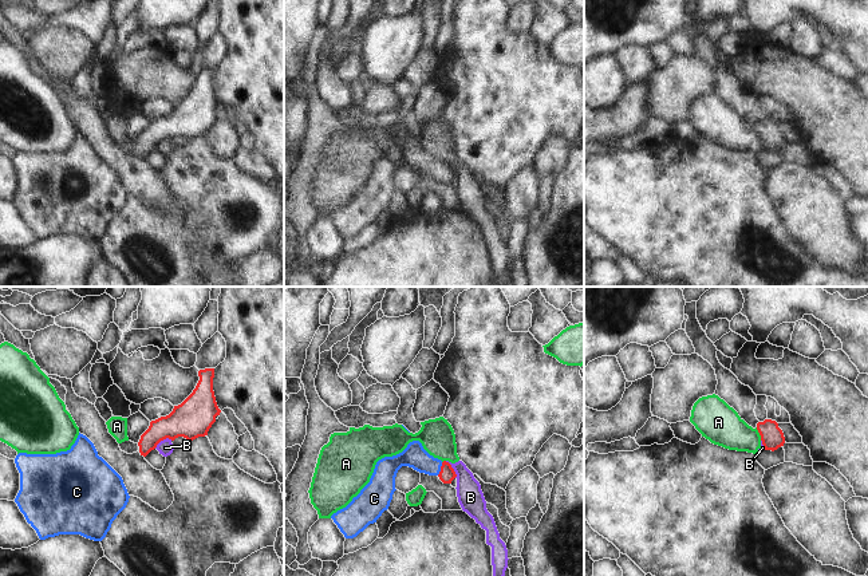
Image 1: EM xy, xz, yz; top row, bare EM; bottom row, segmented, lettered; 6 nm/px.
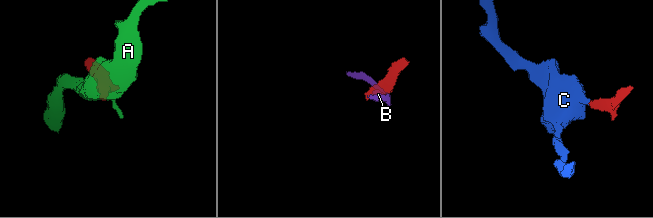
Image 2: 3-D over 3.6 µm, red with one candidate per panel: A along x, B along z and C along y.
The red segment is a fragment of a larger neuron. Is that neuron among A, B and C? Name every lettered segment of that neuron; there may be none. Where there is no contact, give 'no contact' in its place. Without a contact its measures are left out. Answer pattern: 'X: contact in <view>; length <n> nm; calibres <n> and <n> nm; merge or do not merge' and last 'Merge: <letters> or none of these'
A: contact in yz; length 90 nm; calibres 140 and 240 nm; do not merge
B: contact in xy; length 120 nm; calibres 240 and 90 nm; do not merge
C: contact in xz; length 90 nm; calibres 90 and 150 nm; merge
Merge: C

